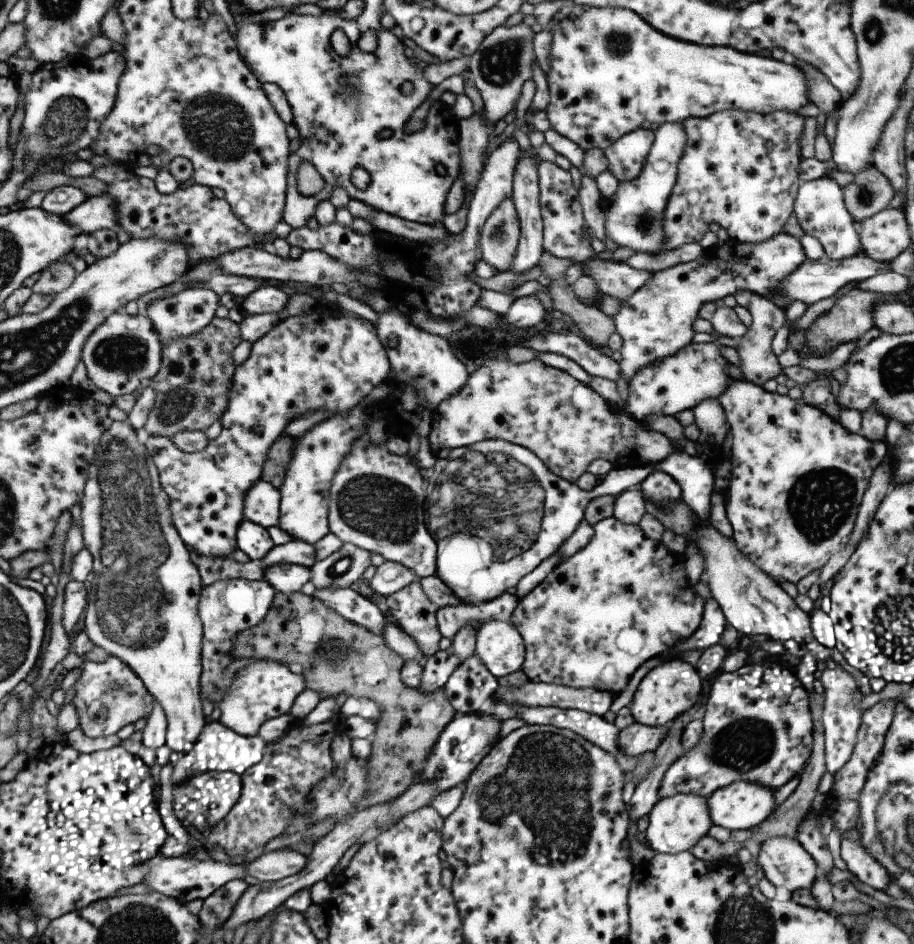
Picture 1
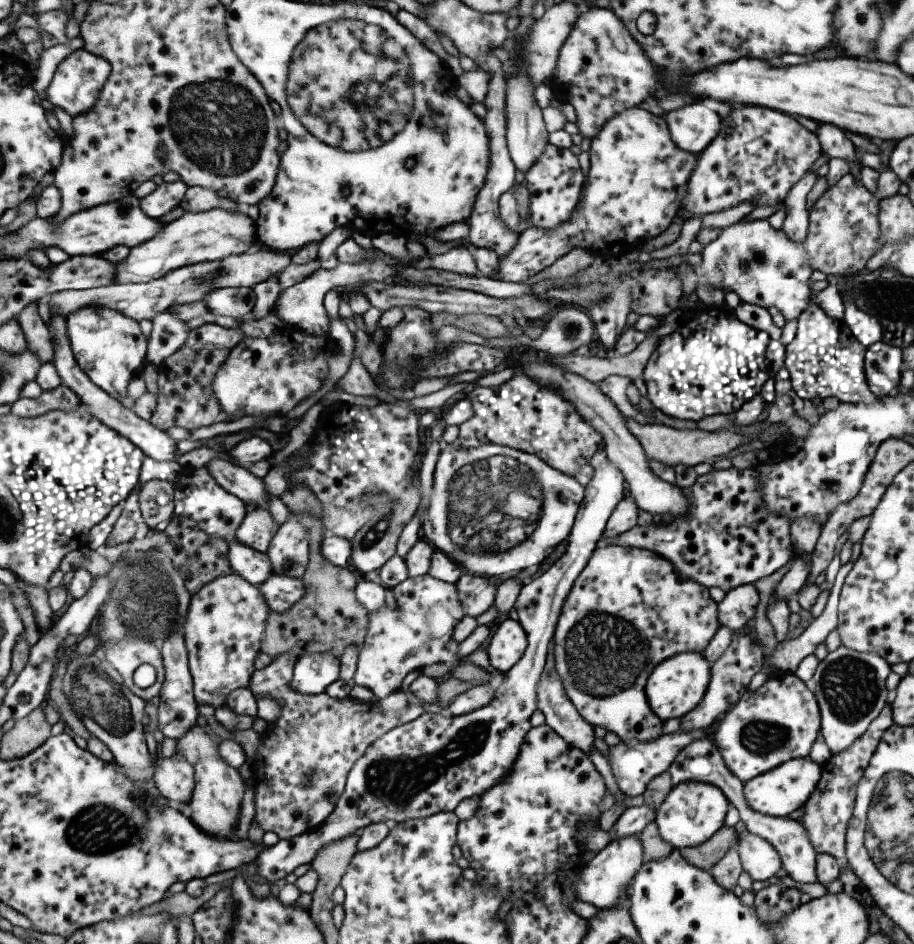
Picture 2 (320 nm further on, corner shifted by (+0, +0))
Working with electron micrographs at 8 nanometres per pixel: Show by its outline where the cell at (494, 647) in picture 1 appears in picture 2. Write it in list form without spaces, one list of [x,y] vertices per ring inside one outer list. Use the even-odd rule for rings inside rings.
[[[507,617],[501,622],[487,644],[490,663],[500,671],[508,671],[526,649],[526,632],[518,621]]]

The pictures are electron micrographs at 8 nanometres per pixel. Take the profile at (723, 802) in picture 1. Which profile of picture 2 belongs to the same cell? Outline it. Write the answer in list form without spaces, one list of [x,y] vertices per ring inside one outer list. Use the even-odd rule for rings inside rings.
[[[808,756],[791,759],[744,782],[743,794],[748,807],[751,807],[754,811],[776,818],[785,817],[805,804],[809,795],[815,790],[820,774],[820,765],[813,762]]]

